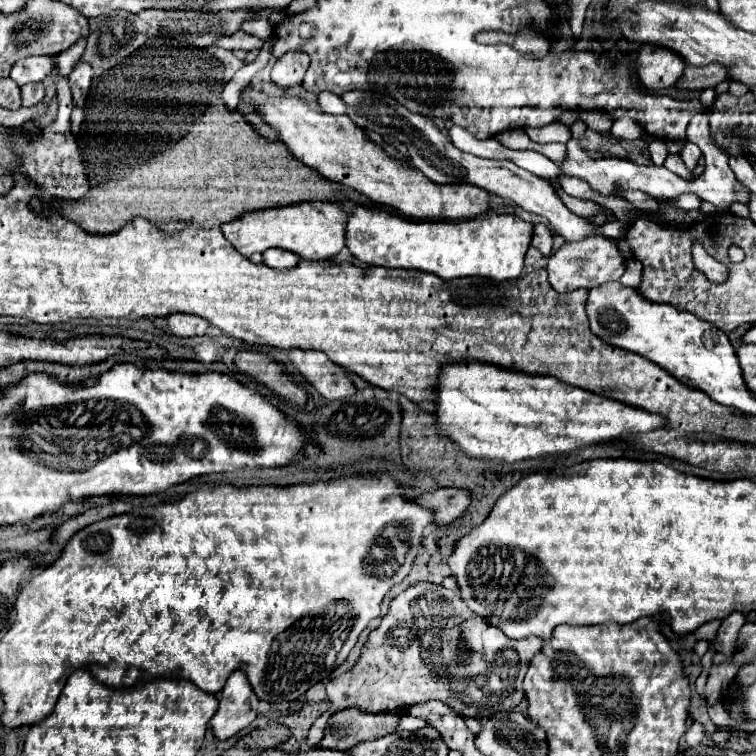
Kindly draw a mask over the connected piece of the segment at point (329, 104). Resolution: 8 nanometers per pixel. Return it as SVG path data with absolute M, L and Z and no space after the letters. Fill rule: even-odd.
M322 91L318 95L318 103L324 113L346 113L346 103L340 95L334 95L330 91Z

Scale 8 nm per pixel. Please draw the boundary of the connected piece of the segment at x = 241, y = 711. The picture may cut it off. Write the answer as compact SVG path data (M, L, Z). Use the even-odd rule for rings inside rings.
M234 671L220 691L220 707L210 719L218 739L228 739L248 727L258 715L258 697L242 671Z

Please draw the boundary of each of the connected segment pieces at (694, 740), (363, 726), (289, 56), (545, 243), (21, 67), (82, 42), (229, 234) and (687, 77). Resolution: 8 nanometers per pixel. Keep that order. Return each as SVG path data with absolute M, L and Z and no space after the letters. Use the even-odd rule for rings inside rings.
M694 723L694 725L688 729L688 733L686 733L686 743L688 743L690 747L696 747L696 745L700 745L700 743L704 741L704 737L706 737L706 731L702 729L702 725Z
M344 709L328 719L328 727L324 729L320 745L328 749L348 751L360 741L394 733L396 727L398 727L396 713L386 711L374 715L374 713L362 713L360 709Z
M290 51L280 57L272 69L272 81L280 87L300 87L310 67L310 57L300 51Z
M542 223L534 225L532 245L534 245L542 255L550 255L550 251L552 251L552 231L550 231L546 225L542 225Z
M30 55L16 61L16 65L10 71L10 77L22 87L26 83L42 81L46 75L50 75L50 69L52 69L52 63L48 57Z
M80 37L78 43L74 43L68 51L60 53L60 59L58 59L58 71L60 71L60 75L70 75L70 71L76 65L76 61L82 57L84 49L86 49L86 37Z
M304 201L288 207L276 207L276 209L262 209L246 213L230 223L220 225L224 237L234 245L236 251L240 251L244 257L250 257L254 253L262 253L270 247L288 249L292 253L298 253L300 257L308 261L318 259L330 259L334 253L338 253L344 247L344 223L348 215L342 211L338 203L332 201Z
M712 63L712 67L686 67L678 85L684 89L706 89L716 87L720 81L726 81L728 67L720 67L720 63Z

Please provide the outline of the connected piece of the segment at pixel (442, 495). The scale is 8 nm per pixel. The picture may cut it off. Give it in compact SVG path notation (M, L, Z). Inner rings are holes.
M438 487L436 491L414 497L414 501L420 503L422 507L434 509L436 511L436 523L446 525L446 523L452 523L456 517L460 517L468 509L472 495L468 489Z

